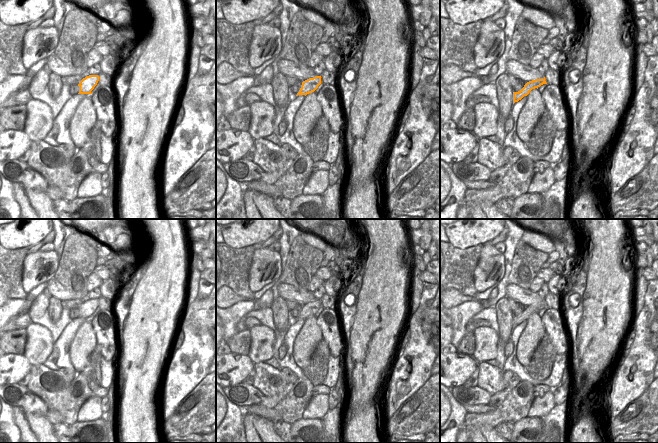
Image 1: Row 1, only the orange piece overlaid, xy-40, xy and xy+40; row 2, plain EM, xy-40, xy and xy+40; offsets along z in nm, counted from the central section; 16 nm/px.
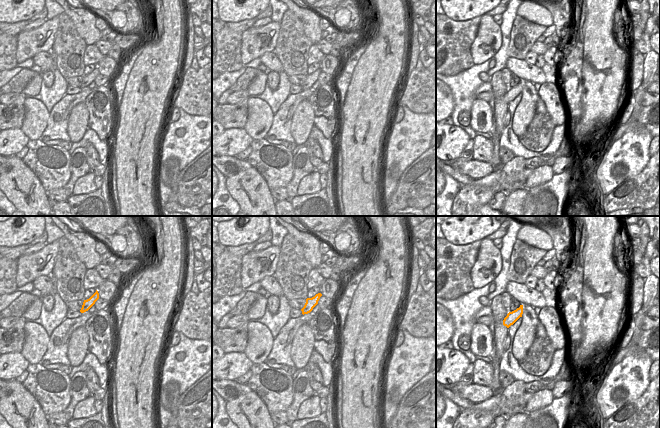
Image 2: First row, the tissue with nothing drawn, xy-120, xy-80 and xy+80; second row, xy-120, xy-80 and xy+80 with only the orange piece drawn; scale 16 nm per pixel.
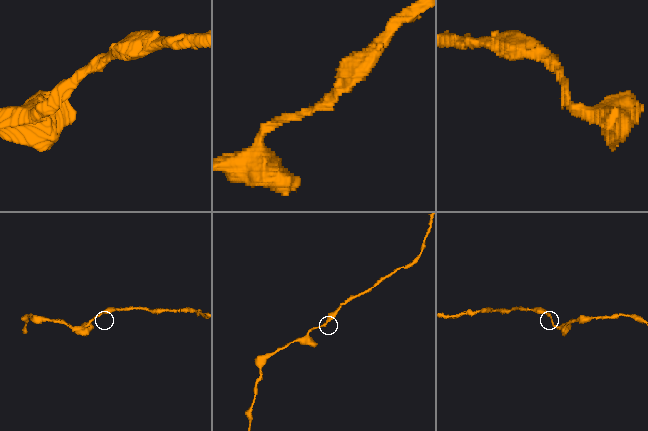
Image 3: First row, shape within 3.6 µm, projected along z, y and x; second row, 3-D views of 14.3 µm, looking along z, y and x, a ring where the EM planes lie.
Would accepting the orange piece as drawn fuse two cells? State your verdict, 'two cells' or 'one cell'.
one cell

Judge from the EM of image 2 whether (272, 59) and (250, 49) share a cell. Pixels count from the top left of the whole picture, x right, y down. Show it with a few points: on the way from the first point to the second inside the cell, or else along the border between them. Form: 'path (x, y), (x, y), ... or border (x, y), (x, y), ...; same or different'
border (273, 51), (265, 51), (259, 57); different

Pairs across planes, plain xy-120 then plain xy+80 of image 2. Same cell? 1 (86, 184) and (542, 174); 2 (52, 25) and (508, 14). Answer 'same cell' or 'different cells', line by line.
1: same cell
2: different cells

